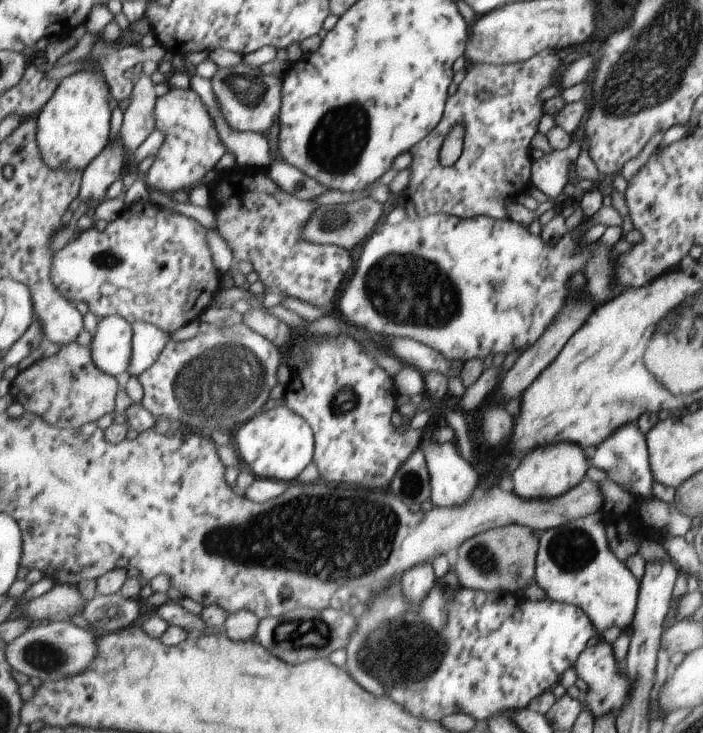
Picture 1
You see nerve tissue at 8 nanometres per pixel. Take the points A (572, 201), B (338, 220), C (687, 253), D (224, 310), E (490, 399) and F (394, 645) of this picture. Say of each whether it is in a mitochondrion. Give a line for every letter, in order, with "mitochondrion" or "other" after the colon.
A: other
B: mitochondrion
C: other
D: other
E: other
F: mitochondrion

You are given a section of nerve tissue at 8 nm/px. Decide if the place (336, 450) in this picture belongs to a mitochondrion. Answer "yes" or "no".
no

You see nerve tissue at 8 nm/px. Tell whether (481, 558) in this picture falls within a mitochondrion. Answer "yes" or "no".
yes

